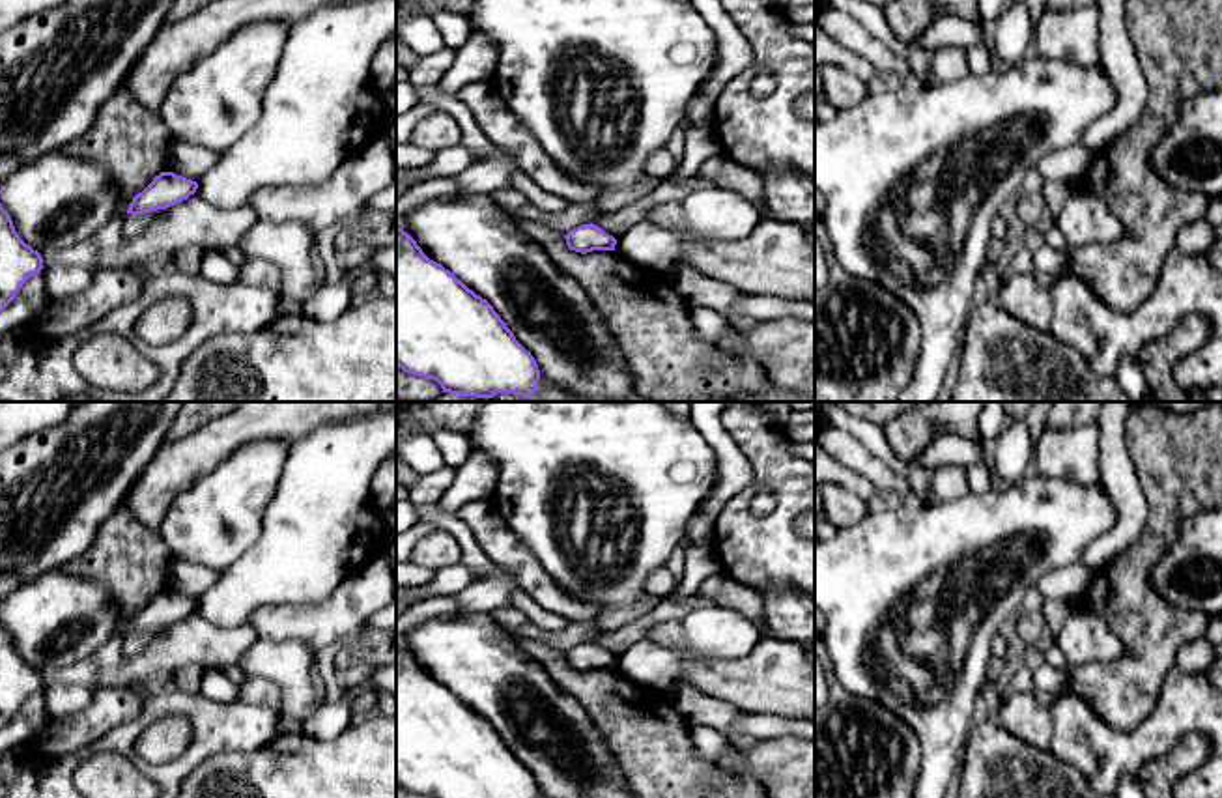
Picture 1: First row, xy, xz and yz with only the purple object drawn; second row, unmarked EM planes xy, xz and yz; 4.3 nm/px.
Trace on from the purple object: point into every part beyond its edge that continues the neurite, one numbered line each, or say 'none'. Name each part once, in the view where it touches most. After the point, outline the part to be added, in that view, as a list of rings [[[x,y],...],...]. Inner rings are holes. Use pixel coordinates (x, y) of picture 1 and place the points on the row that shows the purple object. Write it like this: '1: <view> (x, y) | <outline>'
none

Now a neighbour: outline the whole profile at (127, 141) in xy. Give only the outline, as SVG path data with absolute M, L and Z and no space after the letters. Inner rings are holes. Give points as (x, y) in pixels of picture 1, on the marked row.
M120 86L101 107L93 125L64 151L99 163L121 196L136 196L155 176L166 172L164 159L174 142L159 110L140 107Z

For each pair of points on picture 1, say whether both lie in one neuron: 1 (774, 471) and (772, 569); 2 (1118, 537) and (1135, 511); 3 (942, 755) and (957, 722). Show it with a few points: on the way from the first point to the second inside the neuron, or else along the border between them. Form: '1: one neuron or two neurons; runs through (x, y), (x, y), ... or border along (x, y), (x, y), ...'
1: one neuron; runs through (785, 496), (785, 514), (776, 527), (772, 544)
2: one neuron; runs through (1123, 531), (1131, 516)
3: one neuron; runs through (942, 748), (942, 737), (950, 729)

